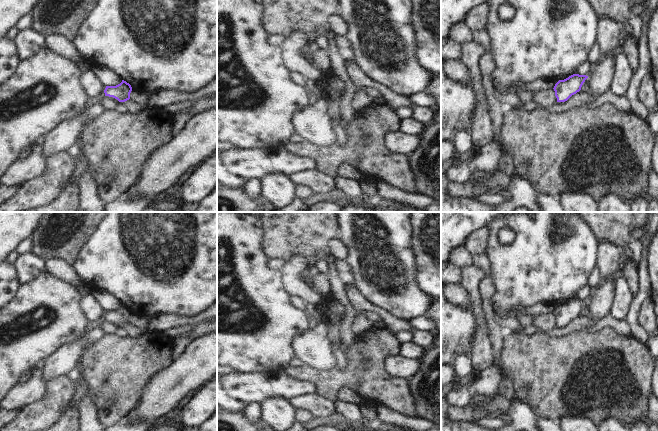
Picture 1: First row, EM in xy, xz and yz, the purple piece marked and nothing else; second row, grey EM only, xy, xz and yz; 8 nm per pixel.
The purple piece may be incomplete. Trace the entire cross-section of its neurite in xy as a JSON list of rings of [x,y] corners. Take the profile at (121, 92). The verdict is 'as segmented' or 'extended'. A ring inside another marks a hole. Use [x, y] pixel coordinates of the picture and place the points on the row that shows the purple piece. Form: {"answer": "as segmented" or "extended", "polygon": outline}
{"answer": "extended", "polygon": [[[122,80],[122,82],[116,86],[106,86],[104,93],[105,96],[113,97],[119,102],[123,102],[126,105],[128,112],[137,114],[144,109],[145,105],[132,100],[130,98],[131,91],[131,85]]]}

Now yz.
{"answer": "as segmented", "polygon": [[[573,74],[564,80],[559,80],[553,88],[557,102],[565,102],[579,92],[587,78],[586,75]]]}

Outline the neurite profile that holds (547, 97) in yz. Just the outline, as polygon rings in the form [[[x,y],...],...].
[[[553,88],[547,90],[538,89],[534,90],[533,101],[543,106],[550,106],[557,102],[557,98]]]

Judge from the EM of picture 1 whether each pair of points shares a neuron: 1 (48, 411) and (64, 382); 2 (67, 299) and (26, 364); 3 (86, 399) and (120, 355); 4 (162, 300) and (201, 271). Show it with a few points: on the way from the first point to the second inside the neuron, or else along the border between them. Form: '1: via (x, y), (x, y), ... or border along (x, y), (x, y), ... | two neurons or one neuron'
1: via (54, 404), (58, 400), (62, 389) | one neuron
2: via (59, 315), (56, 322), (30, 348) | one neuron
3: border along (88, 389), (93, 396), (99, 414) | two neurons
4: via (172, 290), (191, 271) | one neuron

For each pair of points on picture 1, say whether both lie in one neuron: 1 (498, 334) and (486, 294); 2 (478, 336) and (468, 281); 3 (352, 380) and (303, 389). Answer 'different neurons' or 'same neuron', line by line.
1: same neuron
2: same neuron
3: different neurons

